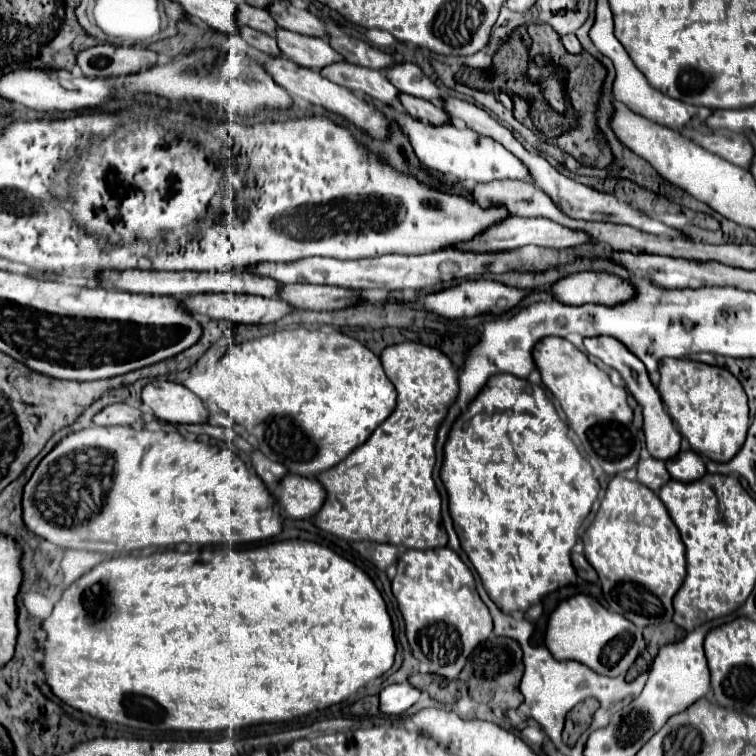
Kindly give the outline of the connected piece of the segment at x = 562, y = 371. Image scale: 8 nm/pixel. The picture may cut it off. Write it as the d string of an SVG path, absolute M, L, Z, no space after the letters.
M542 338L534 346L532 356L542 376L542 388L546 386L550 390L548 400L556 408L556 414L566 422L566 426L570 424L568 438L578 448L580 456L592 466L592 474L598 484L604 472L608 476L616 476L636 466L640 458L640 442L638 430L632 424L634 414L628 406L628 392L622 386L614 386L604 370L600 370L594 362L588 360L584 352L580 352L564 338Z

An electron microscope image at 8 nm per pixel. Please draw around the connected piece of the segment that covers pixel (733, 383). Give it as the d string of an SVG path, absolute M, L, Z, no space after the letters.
M666 358L660 364L660 382L658 382L660 396L664 404L668 406L668 414L676 422L680 434L688 438L694 452L714 460L714 462L728 462L734 458L734 454L742 448L746 440L746 432L750 426L748 418L748 400L742 384L724 368L702 364L688 358Z

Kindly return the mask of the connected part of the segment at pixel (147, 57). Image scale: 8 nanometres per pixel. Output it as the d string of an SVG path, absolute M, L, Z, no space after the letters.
M98 44L78 54L78 66L88 78L138 74L156 66L156 52L140 46L122 48L112 44Z

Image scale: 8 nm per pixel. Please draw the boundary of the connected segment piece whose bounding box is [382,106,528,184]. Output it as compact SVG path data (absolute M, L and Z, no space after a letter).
M384 106L382 112L396 122L402 132L408 136L418 160L428 166L430 170L444 172L444 176L452 180L464 180L464 182L492 182L492 180L502 180L502 178L514 178L514 180L528 180L526 166L520 164L520 160L508 152L502 144L496 140L490 140L488 136L480 136L472 128L456 128L452 124L440 124L434 126L424 120L410 118L406 112L398 112L394 106Z

